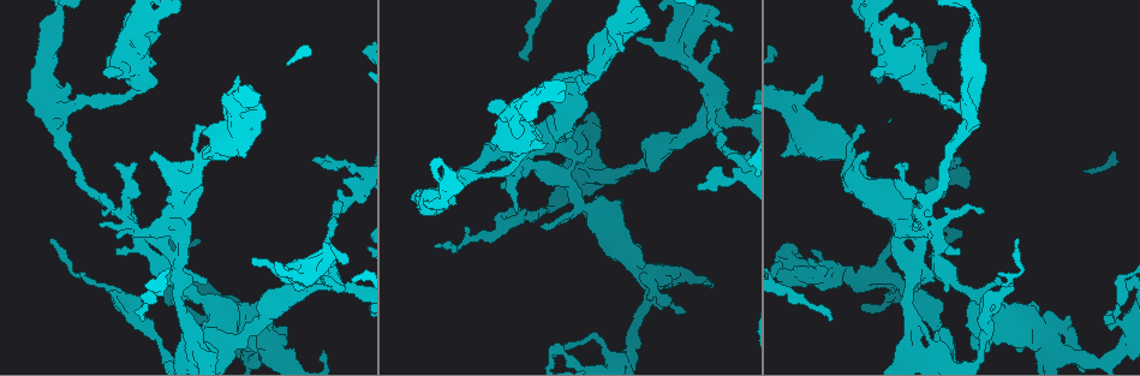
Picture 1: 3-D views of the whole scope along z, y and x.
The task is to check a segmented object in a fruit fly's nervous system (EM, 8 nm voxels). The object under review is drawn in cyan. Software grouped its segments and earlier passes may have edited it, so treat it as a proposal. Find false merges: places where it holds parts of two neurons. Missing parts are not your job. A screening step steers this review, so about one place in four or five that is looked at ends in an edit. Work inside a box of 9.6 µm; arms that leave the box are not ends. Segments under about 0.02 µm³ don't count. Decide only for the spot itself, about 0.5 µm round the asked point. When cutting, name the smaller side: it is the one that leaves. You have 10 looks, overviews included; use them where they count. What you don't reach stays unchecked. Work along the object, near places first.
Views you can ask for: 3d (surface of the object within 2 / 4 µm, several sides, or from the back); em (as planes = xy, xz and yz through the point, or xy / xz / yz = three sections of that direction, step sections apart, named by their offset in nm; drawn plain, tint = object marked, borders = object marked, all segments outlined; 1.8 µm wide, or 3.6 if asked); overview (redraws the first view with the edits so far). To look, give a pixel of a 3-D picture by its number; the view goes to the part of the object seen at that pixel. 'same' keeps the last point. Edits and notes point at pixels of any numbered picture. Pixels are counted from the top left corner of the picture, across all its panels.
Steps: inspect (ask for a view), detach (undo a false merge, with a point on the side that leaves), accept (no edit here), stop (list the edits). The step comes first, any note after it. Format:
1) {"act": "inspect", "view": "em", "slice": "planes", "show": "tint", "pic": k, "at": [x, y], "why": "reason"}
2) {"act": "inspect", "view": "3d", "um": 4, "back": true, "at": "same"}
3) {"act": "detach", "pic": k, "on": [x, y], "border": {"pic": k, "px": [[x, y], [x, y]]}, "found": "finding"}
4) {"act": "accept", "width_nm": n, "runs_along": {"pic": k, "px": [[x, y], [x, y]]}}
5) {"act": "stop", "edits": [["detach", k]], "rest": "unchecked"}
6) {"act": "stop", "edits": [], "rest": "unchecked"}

{"act": "inspect", "view": "3d", "um": 4, "pic": 1, "at": [880, 269], "why": "sharp bend"}

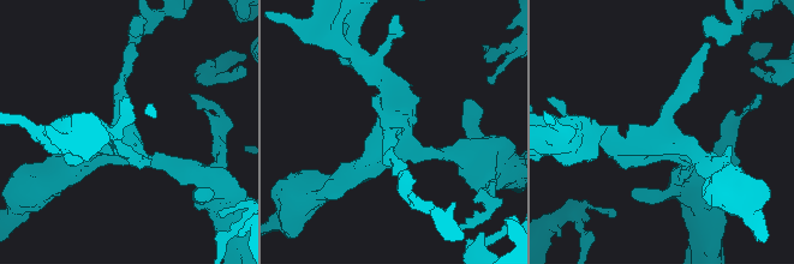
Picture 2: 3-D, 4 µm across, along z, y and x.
{"act": "inspect", "view": "em", "slice": "planes", "show": "tint", "pic": 2, "at": [392, 132]}

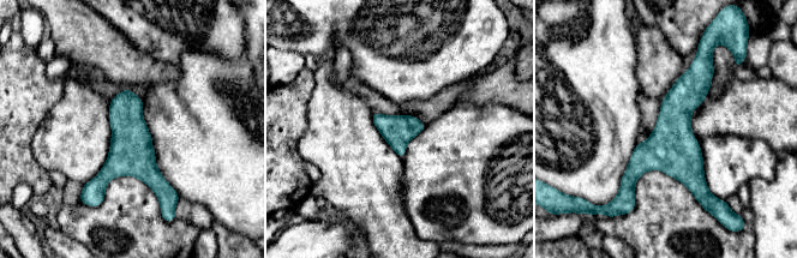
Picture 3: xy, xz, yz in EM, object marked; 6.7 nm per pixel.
{"act": "accept", "runs_along": {"pic": 3, "px": [[694, 66], [631, 194]]}, "found": "all the same neuron"}

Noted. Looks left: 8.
{"act": "inspect", "view": "3d", "um": 4, "back": true, "pic": 1, "at": [307, 273], "why": "thick turns thin"}

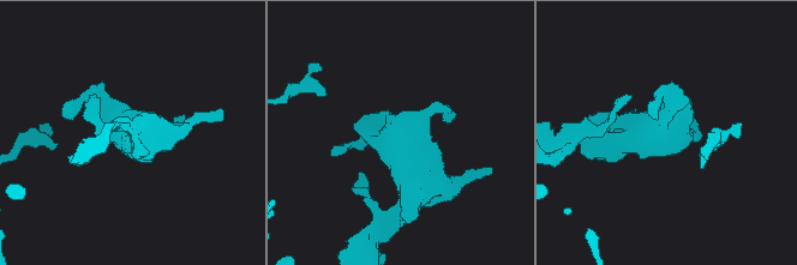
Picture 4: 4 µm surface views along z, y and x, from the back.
{"act": "inspect", "view": "em", "slice": "xy", "step": 16, "show": "tint", "pic": 4, "at": [397, 152], "why": "need the tissue"}

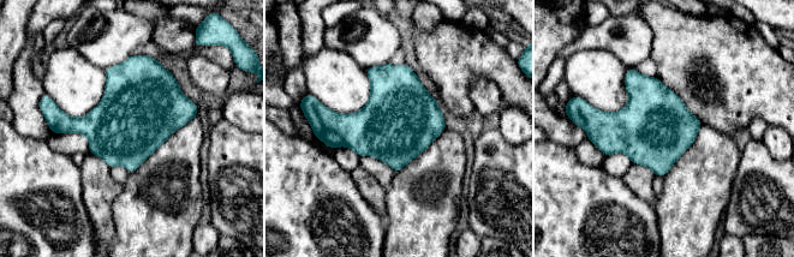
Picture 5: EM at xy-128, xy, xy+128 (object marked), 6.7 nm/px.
{"act": "inspect", "view": "em", "slice": "planes", "show": "borders", "at": "same", "why": "cut it another way"}

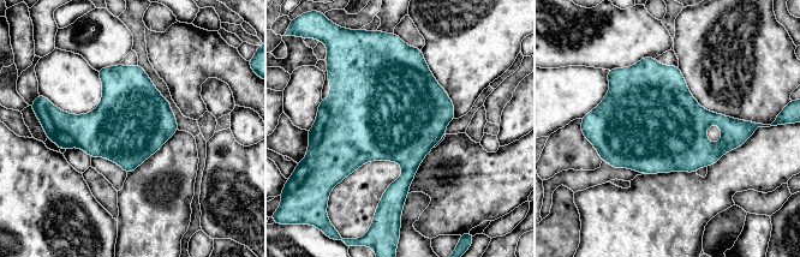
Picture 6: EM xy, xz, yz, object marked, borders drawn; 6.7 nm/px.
{"act": "accept", "found": "continuous, no second neuron"}

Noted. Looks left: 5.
{"act": "inspect", "view": "em", "slice": "planes", "show": "plain", "pic": 1, "at": [62, 111], "why": "arms part here"}

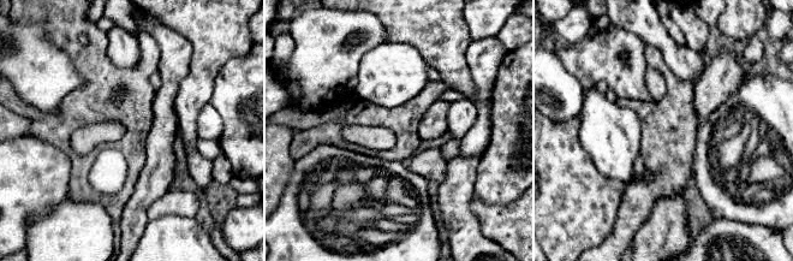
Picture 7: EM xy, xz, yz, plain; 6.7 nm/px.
{"act": "inspect", "view": "em", "slice": "planes", "show": "tint", "at": "same"}

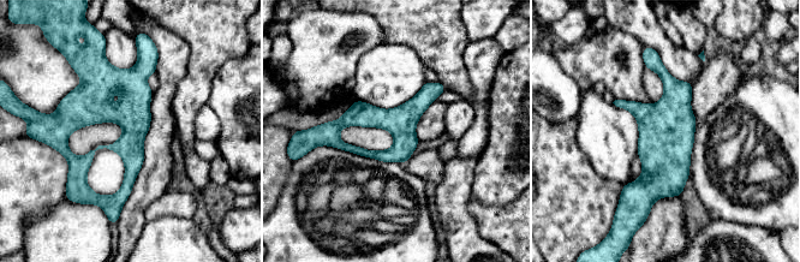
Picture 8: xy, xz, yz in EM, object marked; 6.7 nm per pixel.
{"act": "accept", "width_nm": 200, "runs_along": {"pic": 8, "px": [[652, 63], [670, 84], [670, 123], [648, 203]]}, "found": "continuous, no second neuron"}

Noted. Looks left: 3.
{"act": "inspect", "view": "em", "slice": "planes", "show": "plain", "pic": 1, "at": [870, 28], "why": "branch point"}

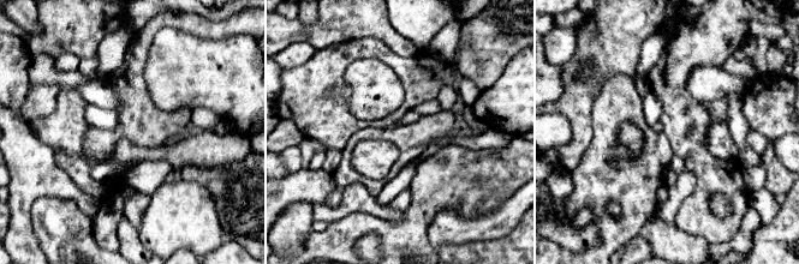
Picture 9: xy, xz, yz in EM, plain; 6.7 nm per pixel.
{"act": "inspect", "view": "em", "slice": "planes", "show": "tint", "at": "same"}

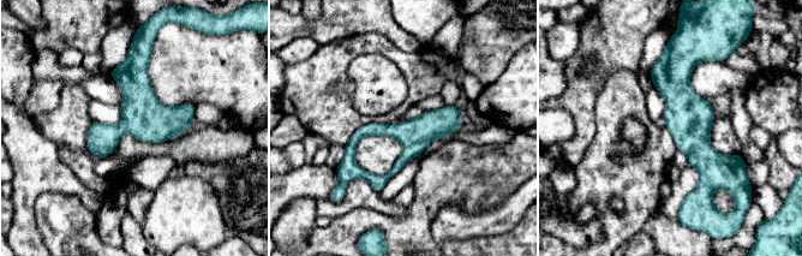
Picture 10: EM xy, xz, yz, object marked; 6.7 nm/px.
{"act": "accept", "runs_along": {"pic": 10, "px": [[666, 55], [704, 159], [690, 197]]}, "found": "all the same neuron"}

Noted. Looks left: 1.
{"act": "stop", "edits": [], "rest": "unchecked"}

